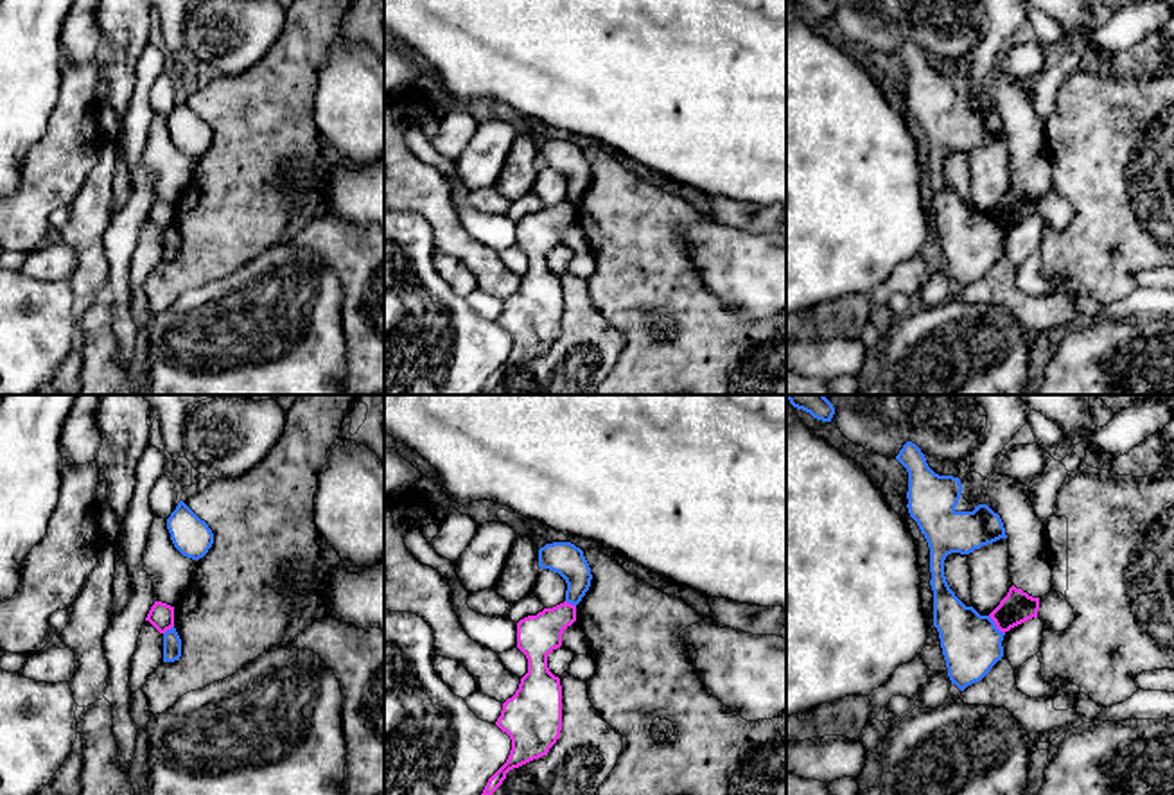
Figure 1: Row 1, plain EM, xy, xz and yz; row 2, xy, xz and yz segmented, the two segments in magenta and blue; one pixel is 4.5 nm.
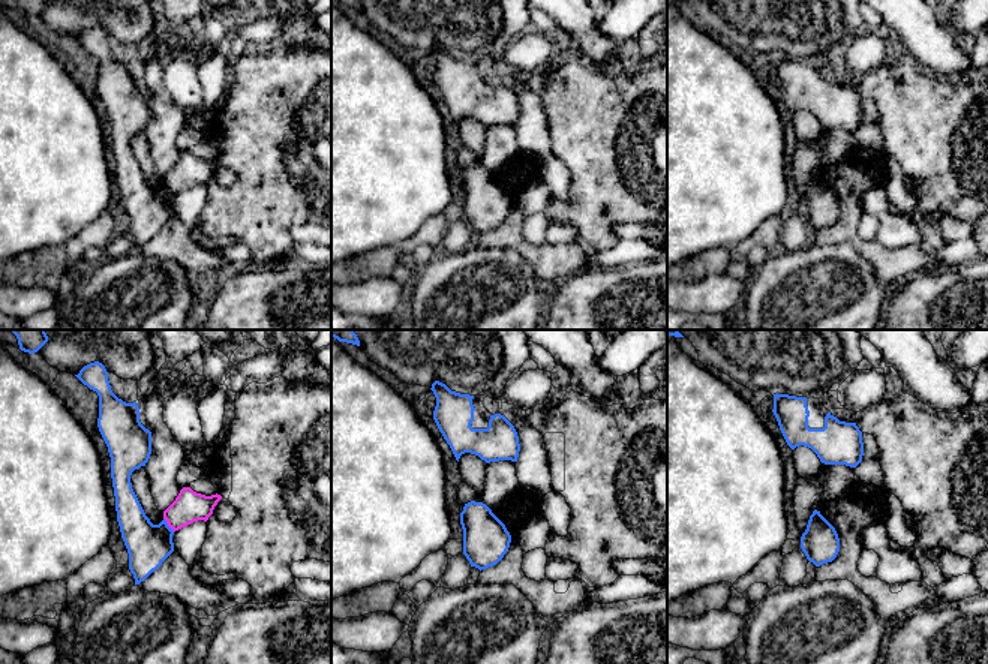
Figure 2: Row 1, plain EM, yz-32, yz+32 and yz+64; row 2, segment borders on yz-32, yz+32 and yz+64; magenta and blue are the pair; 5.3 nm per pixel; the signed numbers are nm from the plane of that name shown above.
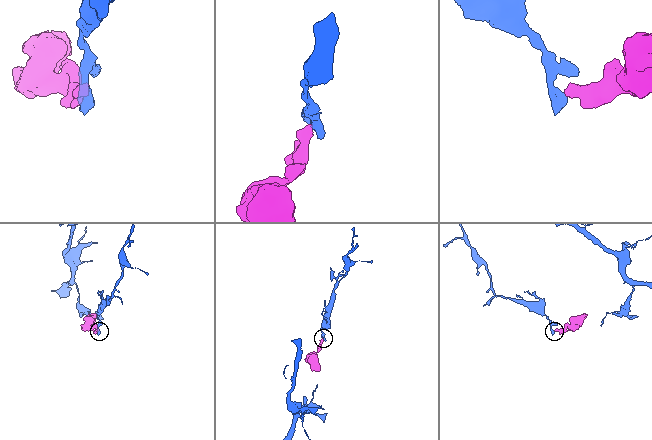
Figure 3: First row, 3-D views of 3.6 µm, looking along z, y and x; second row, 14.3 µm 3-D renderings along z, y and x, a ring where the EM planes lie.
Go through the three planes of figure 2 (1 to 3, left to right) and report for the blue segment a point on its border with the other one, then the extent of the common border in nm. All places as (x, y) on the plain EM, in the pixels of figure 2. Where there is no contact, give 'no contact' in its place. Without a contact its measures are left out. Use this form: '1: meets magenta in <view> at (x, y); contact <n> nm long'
1: meets magenta in yz-32 at (168, 189); contact 100 nm long
2: no contact
3: no contact

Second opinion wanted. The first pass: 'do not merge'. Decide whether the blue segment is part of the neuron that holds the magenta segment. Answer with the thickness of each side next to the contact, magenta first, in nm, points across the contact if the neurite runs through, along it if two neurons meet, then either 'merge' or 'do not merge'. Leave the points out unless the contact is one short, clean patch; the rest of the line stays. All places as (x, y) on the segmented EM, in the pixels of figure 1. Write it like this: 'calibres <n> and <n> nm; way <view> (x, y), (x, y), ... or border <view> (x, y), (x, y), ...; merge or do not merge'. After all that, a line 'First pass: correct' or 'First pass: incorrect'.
calibres 150 and 280 nm; border yz (988, 616), (1004, 634); do not merge
First pass: correct

